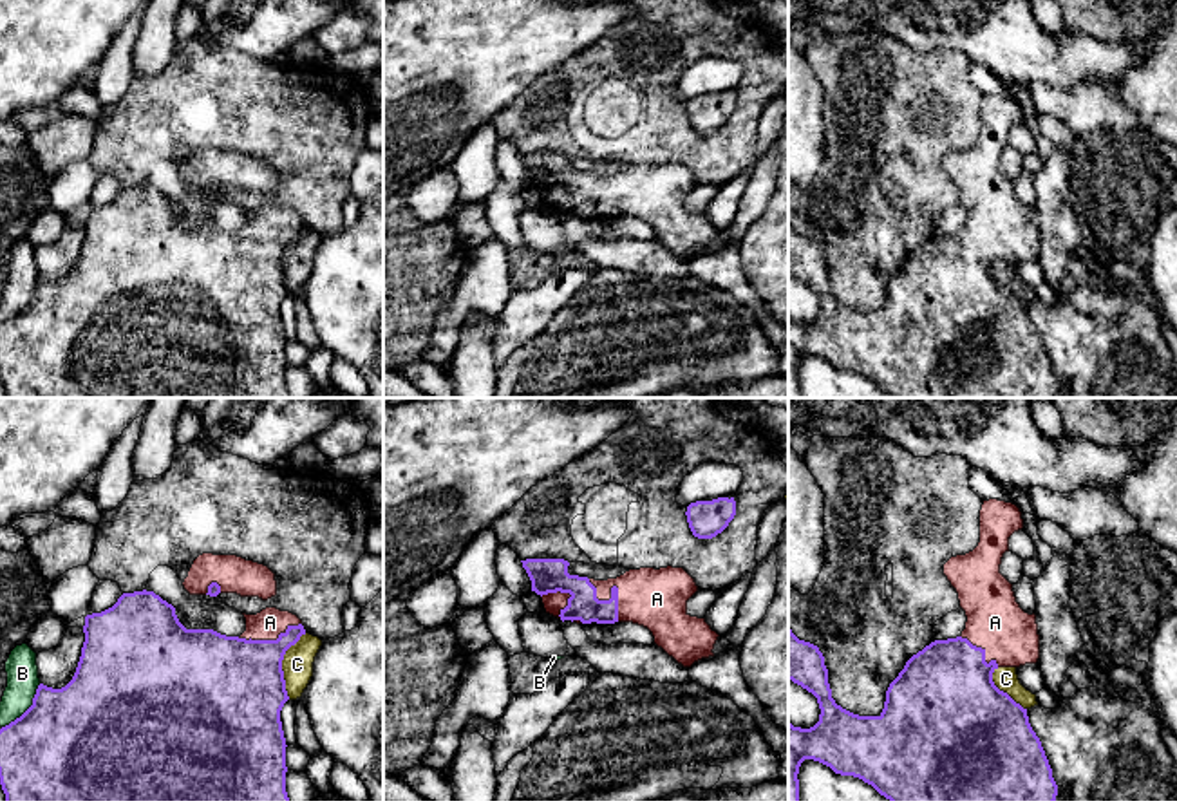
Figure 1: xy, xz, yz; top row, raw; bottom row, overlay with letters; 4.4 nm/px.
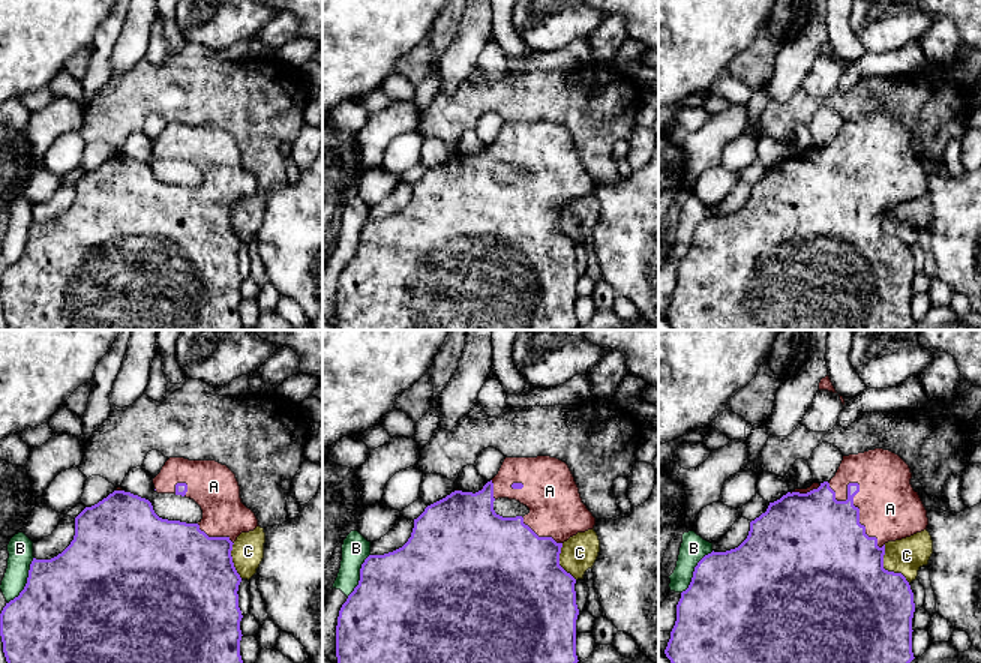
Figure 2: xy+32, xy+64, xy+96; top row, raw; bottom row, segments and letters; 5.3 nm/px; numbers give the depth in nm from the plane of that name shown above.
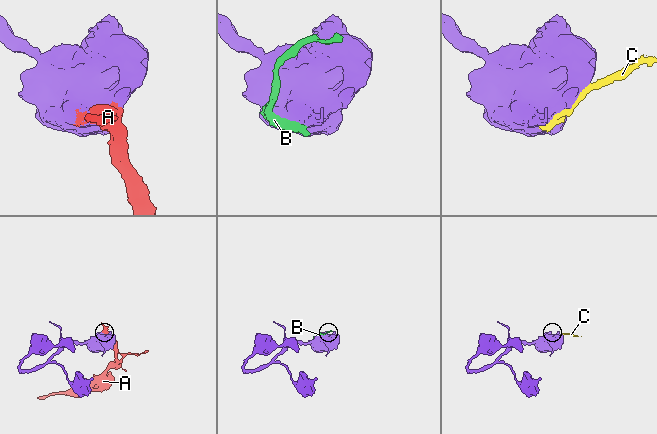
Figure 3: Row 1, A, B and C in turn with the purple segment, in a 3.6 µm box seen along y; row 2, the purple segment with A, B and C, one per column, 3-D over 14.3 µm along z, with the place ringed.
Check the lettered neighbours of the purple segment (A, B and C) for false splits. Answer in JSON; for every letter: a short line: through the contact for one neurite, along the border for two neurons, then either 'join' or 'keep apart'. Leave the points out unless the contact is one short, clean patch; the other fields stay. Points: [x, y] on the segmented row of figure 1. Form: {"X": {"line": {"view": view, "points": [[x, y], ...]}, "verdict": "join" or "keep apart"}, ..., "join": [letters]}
{"A": {"verdict": "join"}, "B": {"verdict": "keep apart"}, "C": {"verdict": "keep apart"}, "join": ["A"]}

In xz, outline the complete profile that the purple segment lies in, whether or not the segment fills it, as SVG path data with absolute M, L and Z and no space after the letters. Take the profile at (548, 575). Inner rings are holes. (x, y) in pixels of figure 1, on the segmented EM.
M526 559L521 562L532 580L532 591L542 598L546 613L562 622L633 622L644 626L653 633L654 644L683 667L714 656L712 649L720 635L711 629L705 618L687 613L687 600L698 591L698 586L683 568L640 568L629 570L617 579L595 580L570 575L570 562L564 559Z

